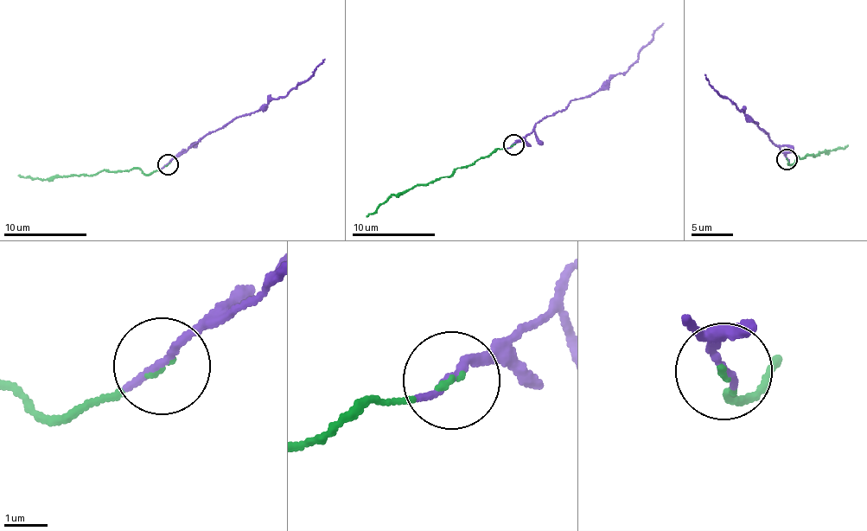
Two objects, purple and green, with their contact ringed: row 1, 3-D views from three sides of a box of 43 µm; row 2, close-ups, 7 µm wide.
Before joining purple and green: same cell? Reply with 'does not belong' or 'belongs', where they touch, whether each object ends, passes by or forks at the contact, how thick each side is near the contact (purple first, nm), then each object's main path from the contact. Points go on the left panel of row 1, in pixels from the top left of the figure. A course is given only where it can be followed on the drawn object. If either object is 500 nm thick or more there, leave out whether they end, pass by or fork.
belongs; place (168, 164); purple ends; green ends; calibres 220 and 70 nm; course purple (168, 163), (229, 122), (250, 114), (273, 99), (283, 97), (311, 76), (324, 59); course green (168, 163), (148, 175), (130, 169), (43, 179), (17, 175)

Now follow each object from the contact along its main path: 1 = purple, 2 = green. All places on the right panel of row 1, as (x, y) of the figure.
1: (787, 159), (768, 139), (768, 133), (714, 91), (704, 74)
2: (787, 159), (790, 165), (798, 156), (813, 156), (848, 144)

